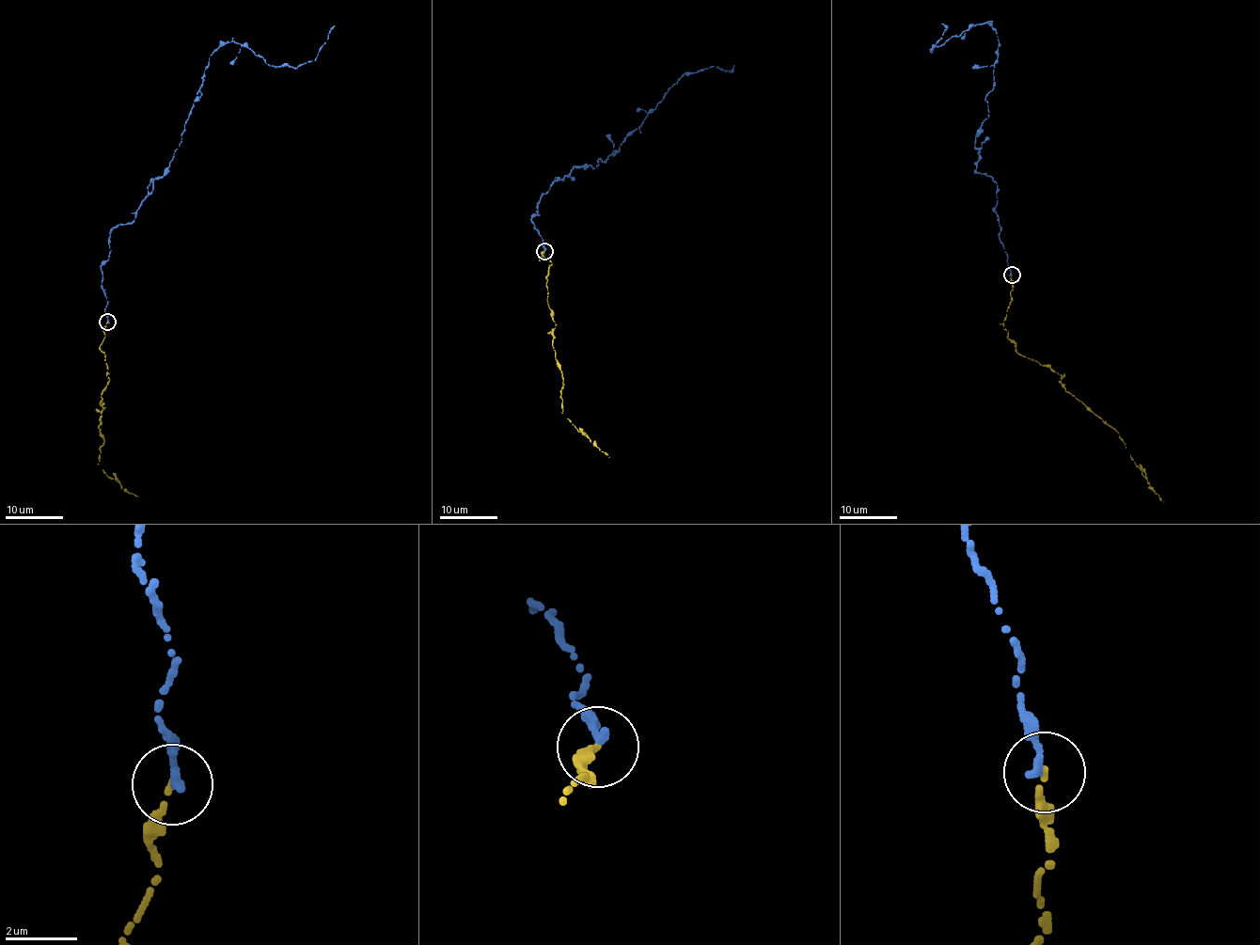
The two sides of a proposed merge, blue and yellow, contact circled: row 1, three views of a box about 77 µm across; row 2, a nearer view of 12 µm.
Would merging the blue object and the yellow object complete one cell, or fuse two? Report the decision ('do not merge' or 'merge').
merge

